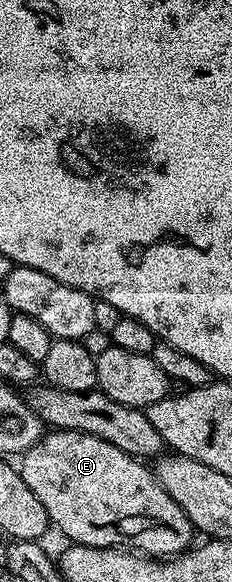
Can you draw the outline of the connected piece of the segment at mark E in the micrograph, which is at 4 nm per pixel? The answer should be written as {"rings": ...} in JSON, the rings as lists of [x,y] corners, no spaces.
{"rings":[[[48,430],[39,442],[23,452],[18,468],[25,485],[29,485],[37,501],[45,505],[48,520],[61,528],[72,544],[130,549],[148,557],[174,557],[192,546],[193,528],[189,517],[185,517],[181,505],[165,493],[154,470],[142,458],[117,449],[117,445],[109,441],[101,441],[101,437],[80,431]]]}

